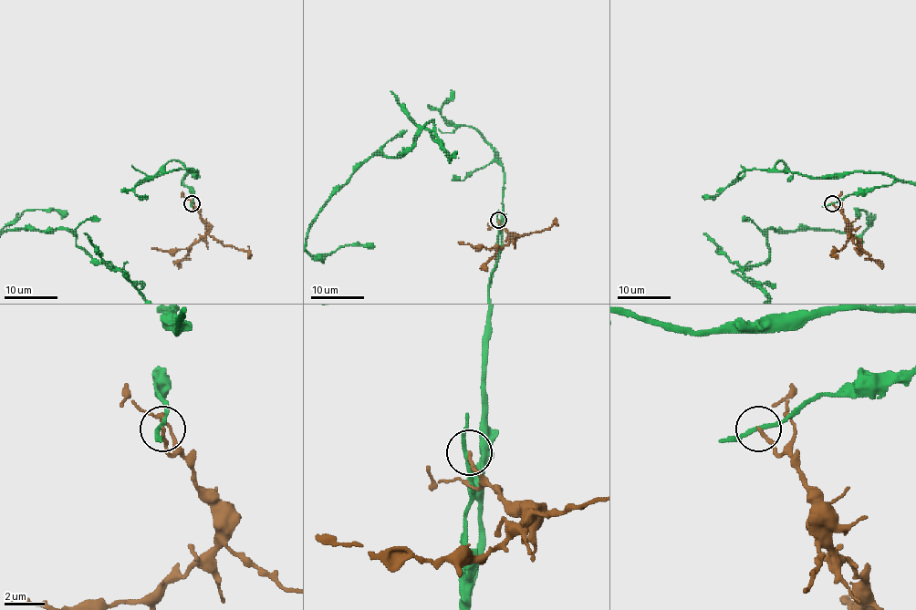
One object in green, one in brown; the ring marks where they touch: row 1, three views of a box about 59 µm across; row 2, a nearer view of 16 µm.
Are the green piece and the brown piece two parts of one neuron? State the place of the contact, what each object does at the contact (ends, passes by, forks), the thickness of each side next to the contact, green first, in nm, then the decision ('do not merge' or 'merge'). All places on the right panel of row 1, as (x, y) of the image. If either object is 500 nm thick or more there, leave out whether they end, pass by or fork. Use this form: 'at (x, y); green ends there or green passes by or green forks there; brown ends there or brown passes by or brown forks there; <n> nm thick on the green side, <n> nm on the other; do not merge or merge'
at (832, 203); green passes by; brown ends there; 180 nm thick on the green side, 170 nm on the other; do not merge

